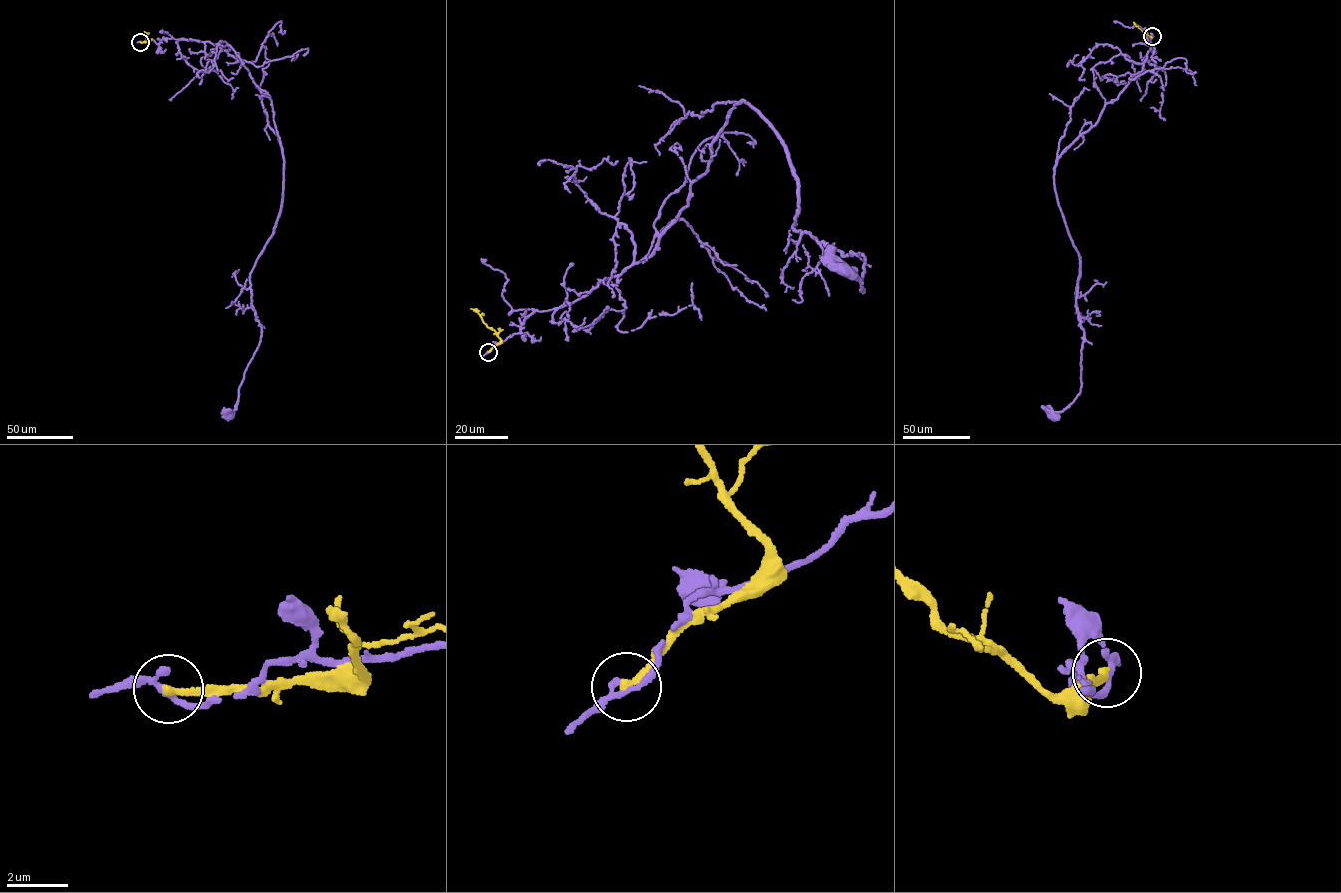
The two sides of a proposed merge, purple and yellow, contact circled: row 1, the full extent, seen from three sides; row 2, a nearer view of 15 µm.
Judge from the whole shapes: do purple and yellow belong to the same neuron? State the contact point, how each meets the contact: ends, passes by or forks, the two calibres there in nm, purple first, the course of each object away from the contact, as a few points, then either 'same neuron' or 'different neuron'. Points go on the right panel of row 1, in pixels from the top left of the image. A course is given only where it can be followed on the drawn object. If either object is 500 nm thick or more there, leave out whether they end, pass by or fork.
(1152, 36) | purple passes by | yellow ends | 180/240 nm | purple via (1152, 36), (1140, 72), (1054, 170), (1058, 205), (1079, 258), (1076, 312), (1084, 334), (1080, 394), (1053, 415) | yellow via (1152, 36), (1146, 35), (1133, 22) | different neuron

